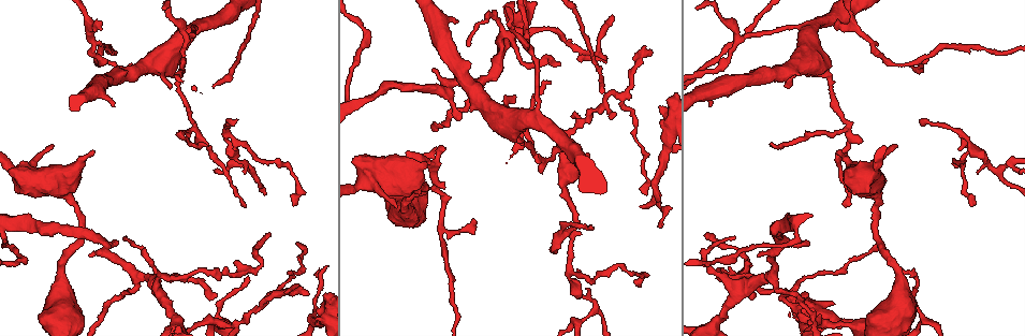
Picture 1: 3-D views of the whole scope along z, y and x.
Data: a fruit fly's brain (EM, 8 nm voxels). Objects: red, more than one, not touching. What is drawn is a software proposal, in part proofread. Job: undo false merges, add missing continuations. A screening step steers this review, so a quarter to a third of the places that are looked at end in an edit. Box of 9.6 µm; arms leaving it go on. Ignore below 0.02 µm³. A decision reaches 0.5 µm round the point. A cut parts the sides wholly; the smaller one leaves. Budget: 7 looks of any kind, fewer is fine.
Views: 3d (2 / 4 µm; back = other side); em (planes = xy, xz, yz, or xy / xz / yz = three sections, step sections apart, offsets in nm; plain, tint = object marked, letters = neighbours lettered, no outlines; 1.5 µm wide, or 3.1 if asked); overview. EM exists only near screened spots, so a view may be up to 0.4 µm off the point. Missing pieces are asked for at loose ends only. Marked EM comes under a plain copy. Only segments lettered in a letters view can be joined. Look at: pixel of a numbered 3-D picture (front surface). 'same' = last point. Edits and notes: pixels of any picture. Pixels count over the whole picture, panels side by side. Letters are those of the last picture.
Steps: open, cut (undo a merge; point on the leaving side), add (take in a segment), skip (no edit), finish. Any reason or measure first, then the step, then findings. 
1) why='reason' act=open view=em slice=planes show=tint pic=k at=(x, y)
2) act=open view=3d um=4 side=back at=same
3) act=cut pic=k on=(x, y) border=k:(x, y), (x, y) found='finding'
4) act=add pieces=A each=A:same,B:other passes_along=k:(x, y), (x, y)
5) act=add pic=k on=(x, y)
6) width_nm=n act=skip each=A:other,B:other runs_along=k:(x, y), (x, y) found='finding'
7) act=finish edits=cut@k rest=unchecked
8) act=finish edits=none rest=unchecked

why='an open end' act=open view=em slice=planes show=letters pic=1 at=(512, 100)

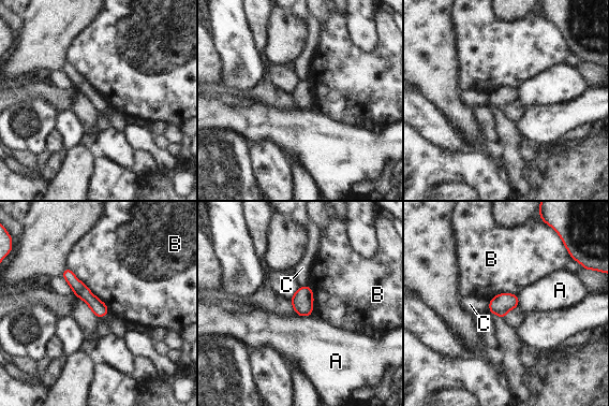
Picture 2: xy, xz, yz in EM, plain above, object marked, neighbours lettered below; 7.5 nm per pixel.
longest_contact=B:460nm act=skip each=A:other,B:other,C:other found='none of them fits'

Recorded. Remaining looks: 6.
why='sharp bend' act=open view=em slice=planes show=letters pic=1 at=(192, 126)

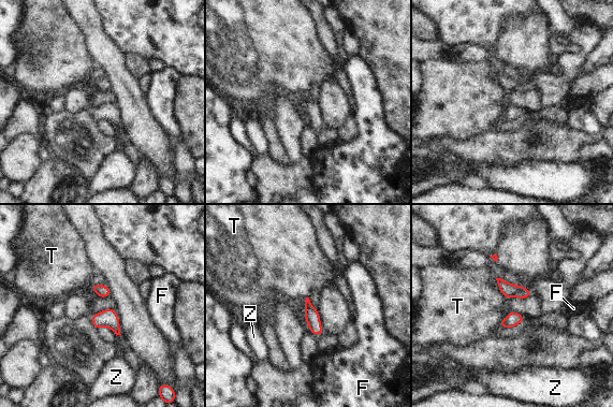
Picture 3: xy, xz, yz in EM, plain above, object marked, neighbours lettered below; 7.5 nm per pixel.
width_nm=100 act=skip each=F:other,T:other,Z:other border=3:(502, 318), (498, 325) found='one neuron here'

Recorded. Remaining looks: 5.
why='four arms meet' act=open view=em slice=planes show=tint pic=1 at=(167, 275)

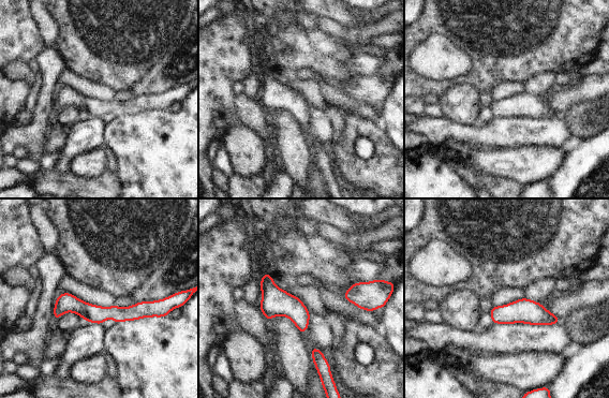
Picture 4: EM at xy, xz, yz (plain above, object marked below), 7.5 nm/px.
why='what lies round it' act=open view=em slice=planes show=letters at=same

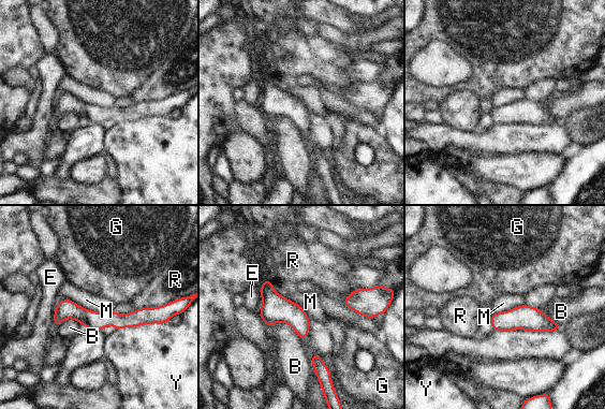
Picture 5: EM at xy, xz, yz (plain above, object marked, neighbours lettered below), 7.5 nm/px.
width_nm=170 act=skip each=B:other,E:other,G:other,M:other,R:other,Y:other runs_along=5:(156, 317), (64, 313), (56, 322) found='all the same neuron'

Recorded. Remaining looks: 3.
act=finish edits=none rest=unchecked

